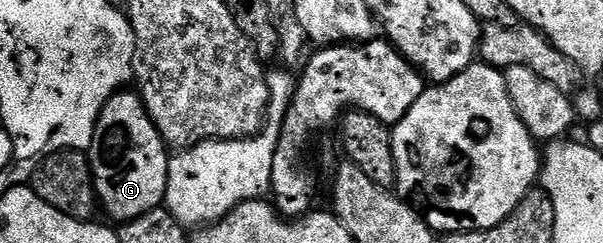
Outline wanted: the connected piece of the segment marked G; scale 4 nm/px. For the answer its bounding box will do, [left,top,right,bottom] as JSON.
[88,91,171,223]

